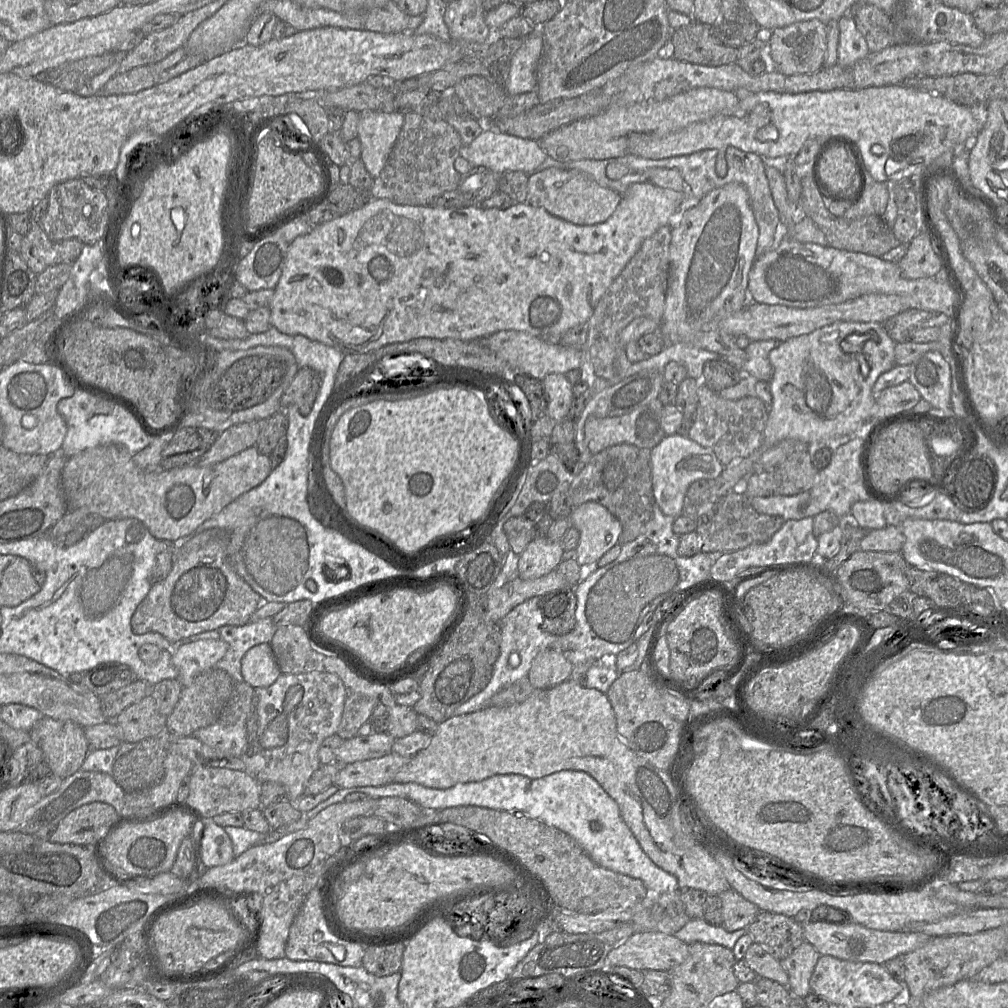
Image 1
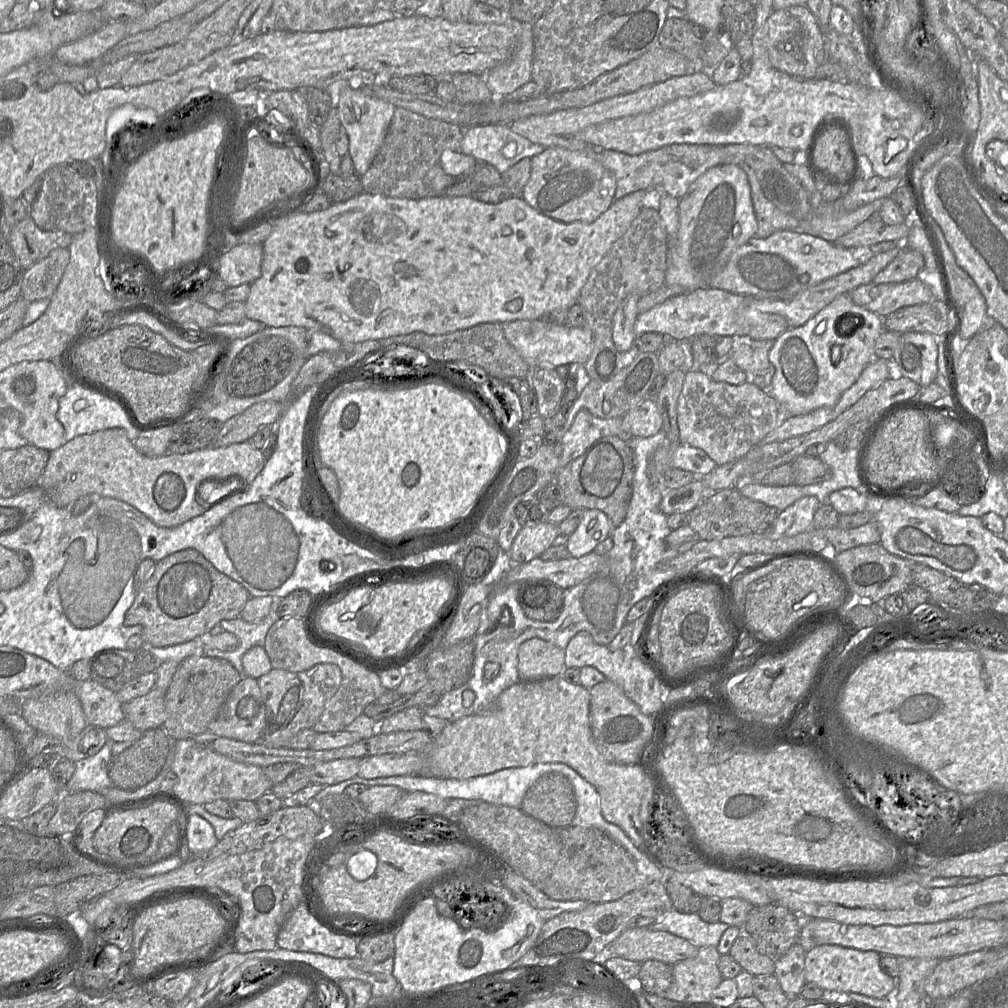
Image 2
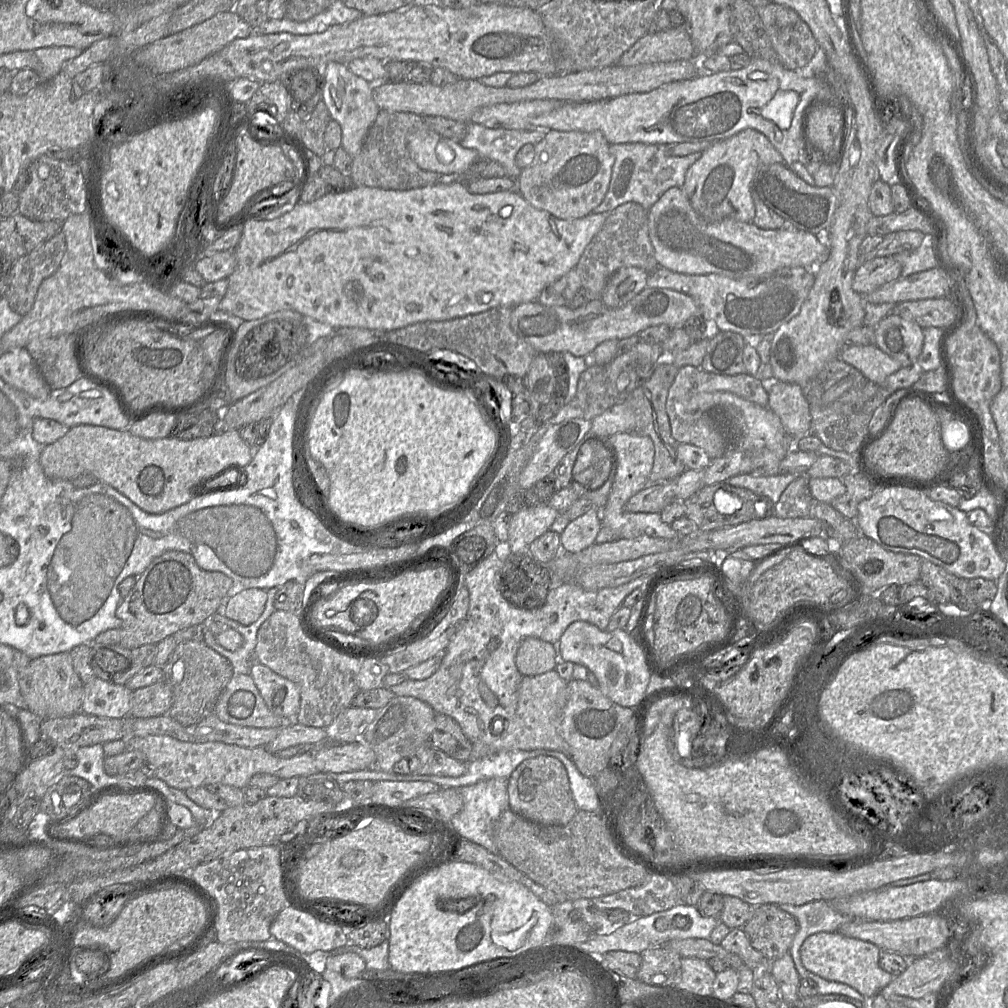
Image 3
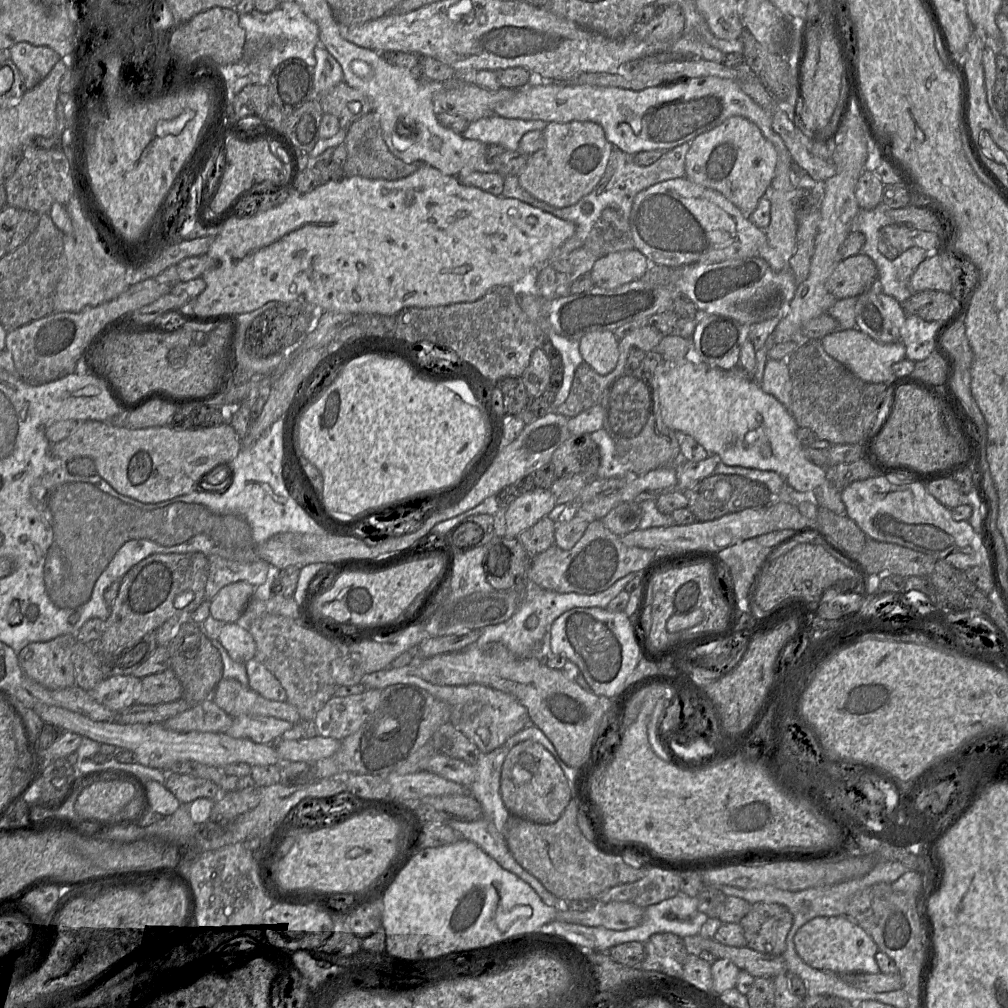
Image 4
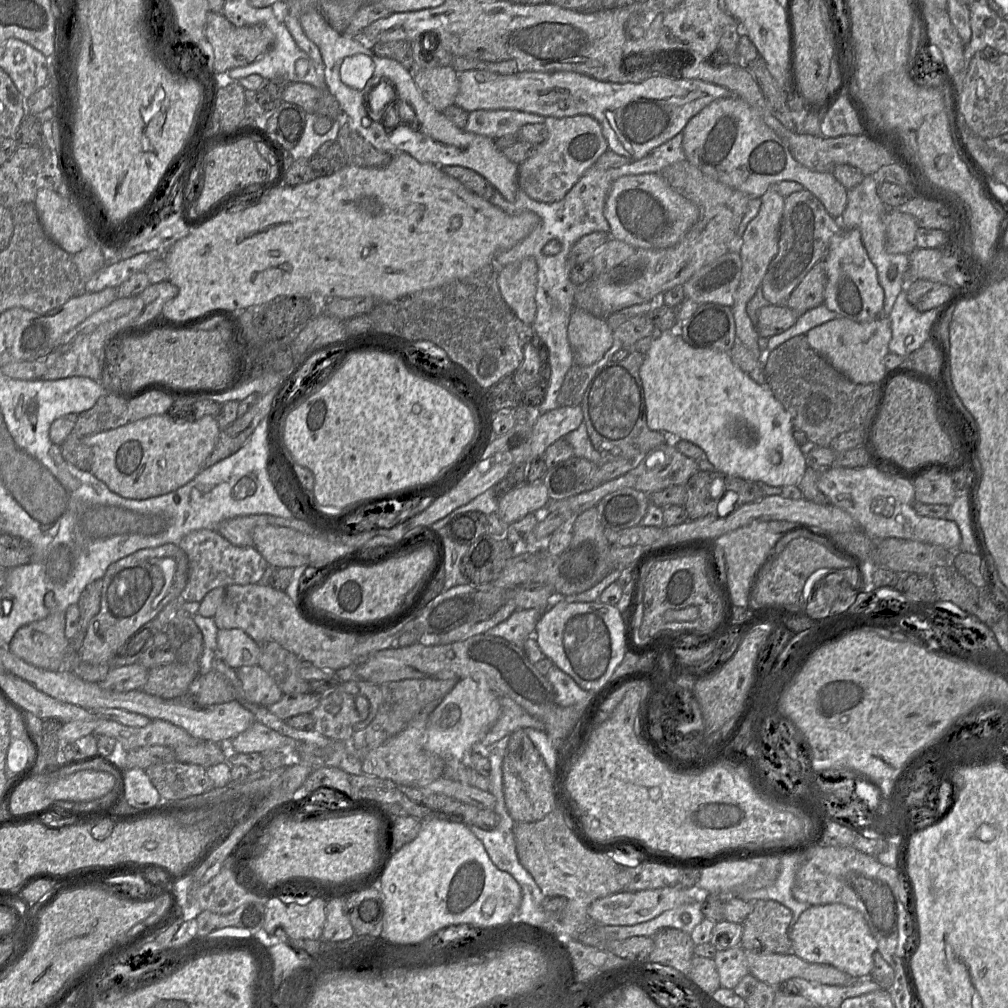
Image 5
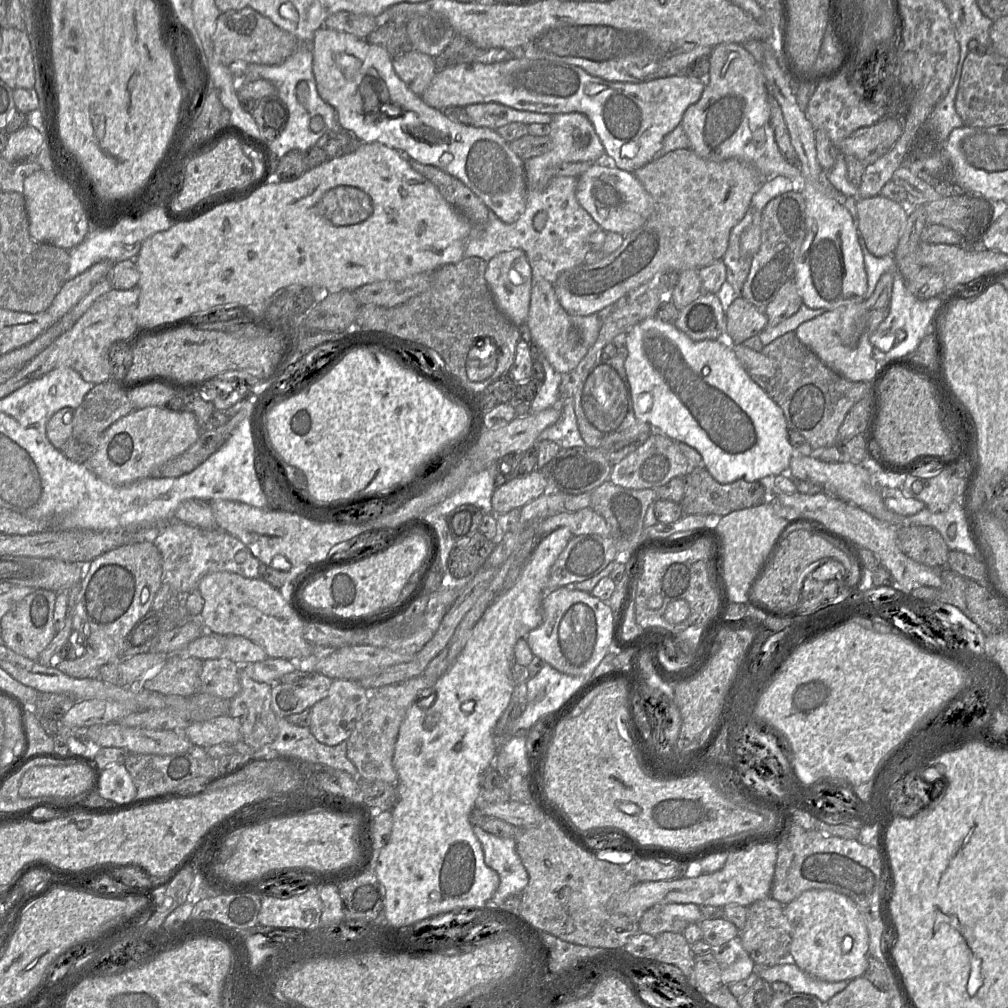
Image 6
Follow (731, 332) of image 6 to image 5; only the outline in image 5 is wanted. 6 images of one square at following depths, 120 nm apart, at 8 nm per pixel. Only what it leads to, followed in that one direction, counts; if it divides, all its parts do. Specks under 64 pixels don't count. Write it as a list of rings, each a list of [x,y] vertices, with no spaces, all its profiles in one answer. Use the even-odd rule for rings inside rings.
[[[768,305],[758,313],[756,330],[760,337],[770,338],[791,328],[799,317],[784,305]]]

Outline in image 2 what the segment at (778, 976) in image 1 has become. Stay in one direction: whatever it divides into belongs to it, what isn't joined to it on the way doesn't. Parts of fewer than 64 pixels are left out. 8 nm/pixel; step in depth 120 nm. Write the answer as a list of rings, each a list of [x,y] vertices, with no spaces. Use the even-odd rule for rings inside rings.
[[[741,933],[730,948],[729,955],[752,975],[774,974],[775,960],[761,954],[753,941]]]

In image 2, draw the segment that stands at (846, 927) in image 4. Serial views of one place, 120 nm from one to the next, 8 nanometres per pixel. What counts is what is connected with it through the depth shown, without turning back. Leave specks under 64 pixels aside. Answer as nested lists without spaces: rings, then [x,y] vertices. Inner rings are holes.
[[[834,944],[816,945],[806,953],[804,969],[805,981],[817,984],[824,990],[843,993],[858,993],[873,998],[885,997],[895,986],[895,979],[881,969],[881,955],[876,951],[863,951]]]

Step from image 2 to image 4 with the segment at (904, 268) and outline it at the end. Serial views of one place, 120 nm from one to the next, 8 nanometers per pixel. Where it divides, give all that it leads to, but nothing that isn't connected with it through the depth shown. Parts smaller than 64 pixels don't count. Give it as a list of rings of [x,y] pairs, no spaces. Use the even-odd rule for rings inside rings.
[[[865,254],[840,260],[827,282],[827,288],[837,300],[858,297],[877,287],[878,270],[874,261]]]

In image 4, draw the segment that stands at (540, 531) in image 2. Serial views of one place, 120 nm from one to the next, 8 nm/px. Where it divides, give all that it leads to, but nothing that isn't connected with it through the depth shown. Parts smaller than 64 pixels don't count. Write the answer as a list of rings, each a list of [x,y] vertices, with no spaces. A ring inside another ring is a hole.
[[[534,488],[517,497],[506,509],[506,537],[517,538],[524,530],[532,527],[556,506],[550,490]]]

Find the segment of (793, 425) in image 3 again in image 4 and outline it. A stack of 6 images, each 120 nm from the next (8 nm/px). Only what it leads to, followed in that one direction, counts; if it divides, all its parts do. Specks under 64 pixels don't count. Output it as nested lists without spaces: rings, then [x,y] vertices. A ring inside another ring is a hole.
[[[768,358],[761,388],[777,398],[790,412],[792,383],[786,360]]]

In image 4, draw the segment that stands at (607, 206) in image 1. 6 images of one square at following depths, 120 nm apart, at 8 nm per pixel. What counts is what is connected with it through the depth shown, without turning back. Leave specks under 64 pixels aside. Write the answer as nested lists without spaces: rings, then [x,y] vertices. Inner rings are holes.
[[[589,121],[547,123],[543,130],[543,147],[528,156],[526,164],[517,175],[520,186],[535,199],[555,208],[576,205],[598,185],[613,145],[606,139],[599,124]]]

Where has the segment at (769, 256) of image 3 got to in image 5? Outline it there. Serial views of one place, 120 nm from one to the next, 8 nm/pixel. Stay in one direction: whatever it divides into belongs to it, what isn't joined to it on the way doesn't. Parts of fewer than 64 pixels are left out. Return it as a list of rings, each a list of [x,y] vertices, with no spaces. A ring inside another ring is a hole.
[[[660,174],[622,176],[615,180],[607,195],[604,216],[610,226],[610,236],[636,249],[665,249],[677,245],[699,218],[698,207],[677,193]]]

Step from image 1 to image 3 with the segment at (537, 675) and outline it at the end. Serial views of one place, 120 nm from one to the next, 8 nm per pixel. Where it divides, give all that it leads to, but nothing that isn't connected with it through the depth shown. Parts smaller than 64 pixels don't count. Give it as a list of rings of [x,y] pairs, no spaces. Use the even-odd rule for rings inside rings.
[[[527,637],[519,644],[515,661],[523,676],[535,676],[554,670],[557,654],[551,643],[536,637]]]

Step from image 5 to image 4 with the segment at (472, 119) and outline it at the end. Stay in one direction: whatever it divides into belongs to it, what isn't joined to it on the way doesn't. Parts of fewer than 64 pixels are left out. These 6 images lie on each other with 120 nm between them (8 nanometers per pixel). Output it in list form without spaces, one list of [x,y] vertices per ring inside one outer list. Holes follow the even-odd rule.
[[[490,115],[471,121],[461,136],[478,140],[486,146],[501,145],[505,150],[515,151],[525,133],[533,130],[543,131],[546,125],[542,120],[508,119]]]

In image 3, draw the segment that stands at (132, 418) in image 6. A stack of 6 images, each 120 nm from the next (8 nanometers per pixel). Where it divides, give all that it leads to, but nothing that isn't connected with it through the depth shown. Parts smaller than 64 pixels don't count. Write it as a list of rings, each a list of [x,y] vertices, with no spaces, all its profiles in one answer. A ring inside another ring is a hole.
[[[85,424],[70,428],[66,435],[54,443],[45,446],[40,456],[40,463],[44,473],[53,479],[71,480],[80,474],[91,473],[95,475],[100,481],[105,482],[121,494],[125,495],[130,501],[132,501],[143,511],[150,514],[161,514],[189,502],[194,496],[194,490],[197,490],[198,487],[202,487],[202,485],[212,485],[212,487],[214,487],[216,483],[222,479],[227,480],[228,478],[232,478],[232,476],[238,476],[236,472],[240,470],[235,468],[244,468],[247,466],[252,460],[253,452],[254,448],[249,446],[241,438],[238,430],[218,430],[209,437],[202,437],[191,440],[182,440],[172,436],[160,439],[143,439],[131,434],[129,430],[114,430],[103,426]]]

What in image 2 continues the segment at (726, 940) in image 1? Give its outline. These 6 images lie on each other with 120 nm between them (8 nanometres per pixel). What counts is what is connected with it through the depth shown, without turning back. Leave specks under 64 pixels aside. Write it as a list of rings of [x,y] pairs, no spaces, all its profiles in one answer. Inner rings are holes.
[[[673,907],[666,915],[647,927],[669,932],[687,940],[697,948],[702,948],[717,947],[722,934],[729,925],[721,921],[708,923],[698,913],[683,913]]]

